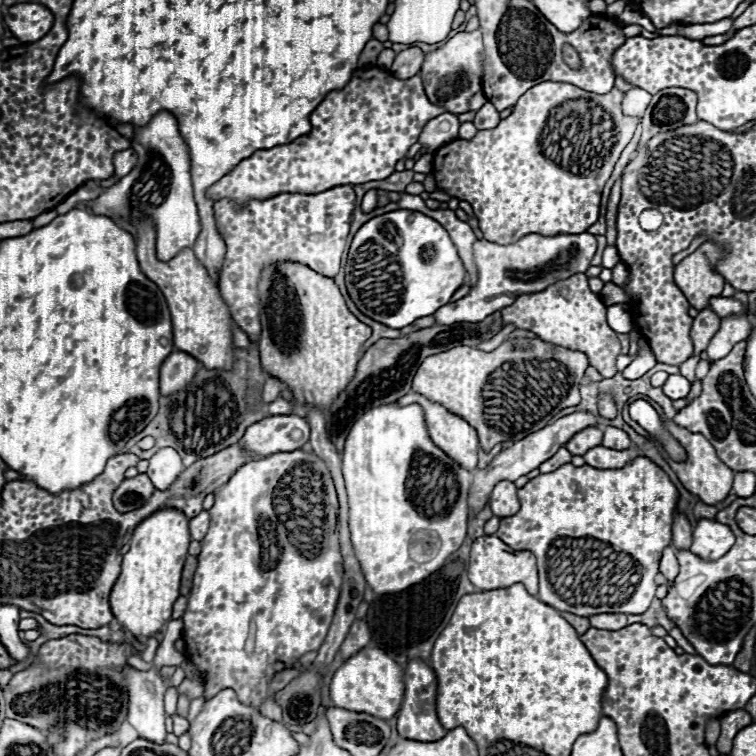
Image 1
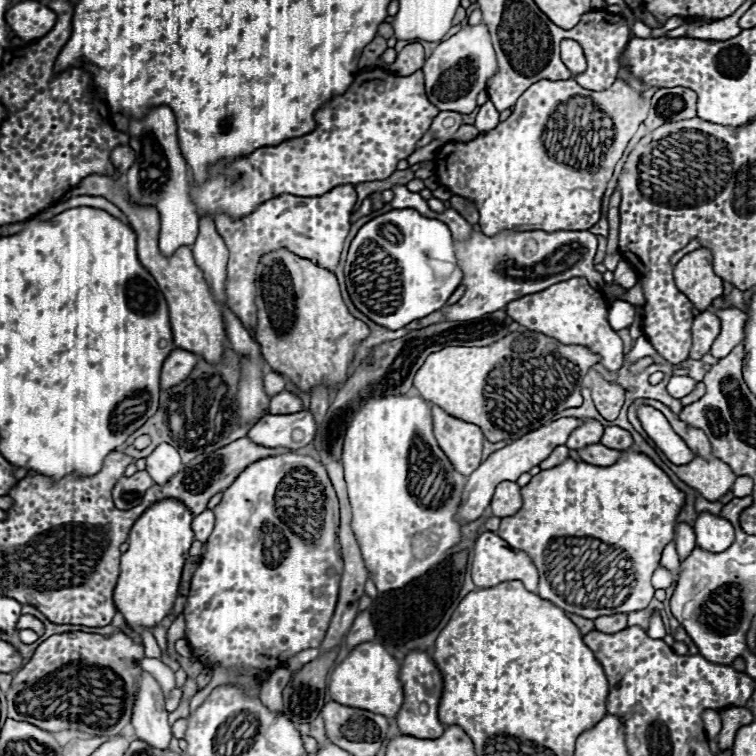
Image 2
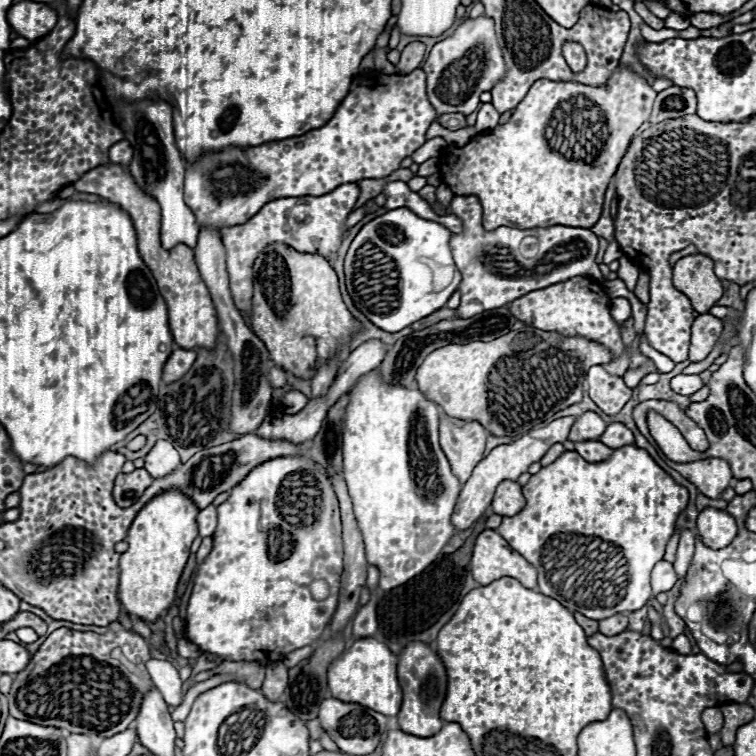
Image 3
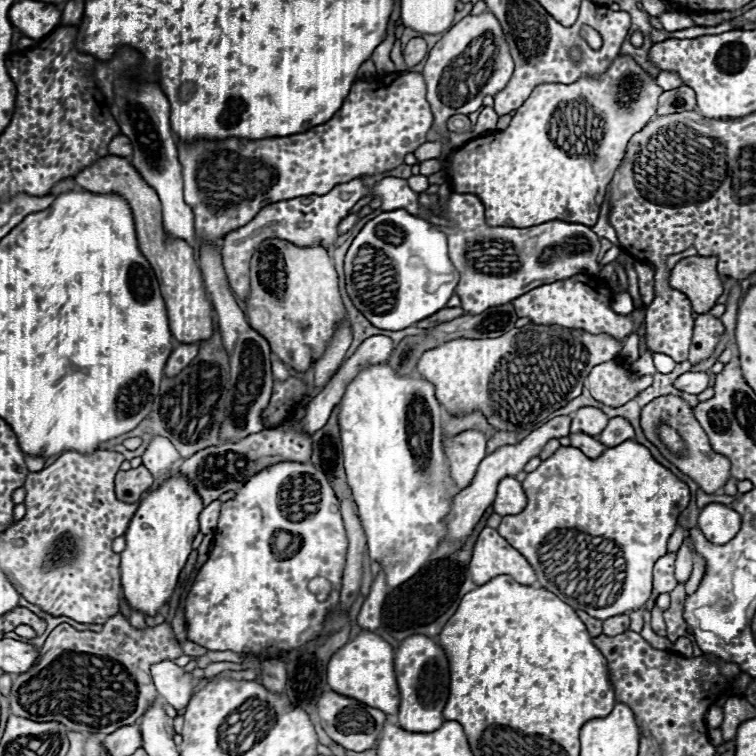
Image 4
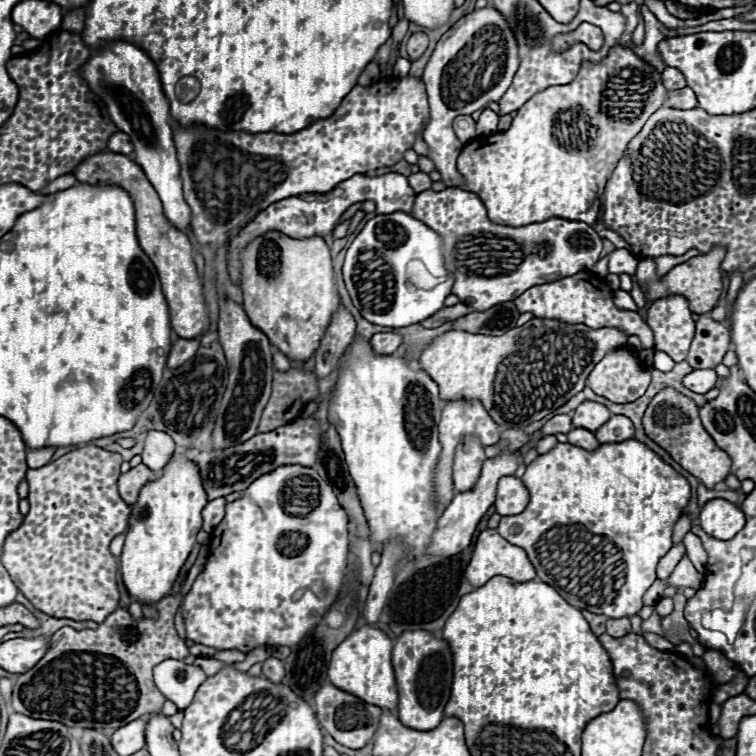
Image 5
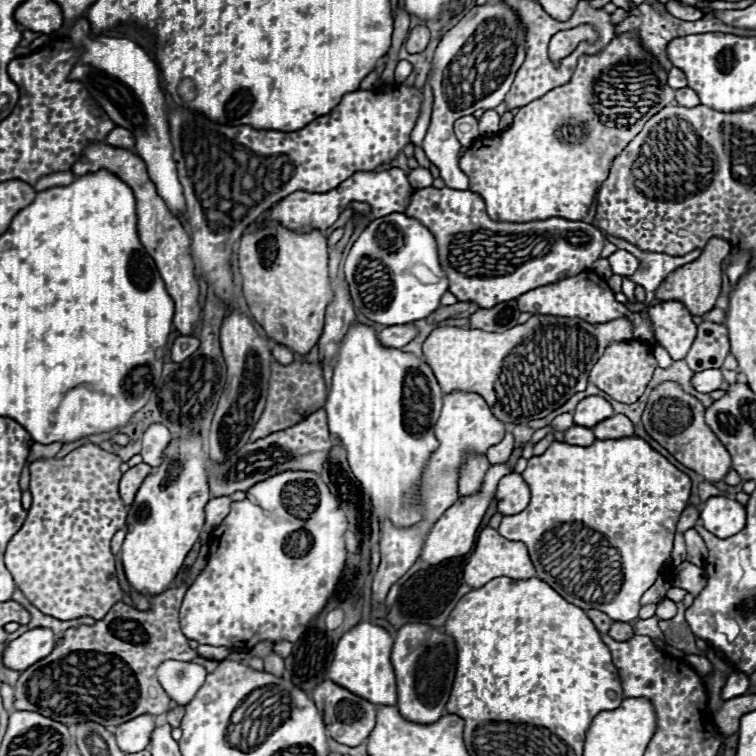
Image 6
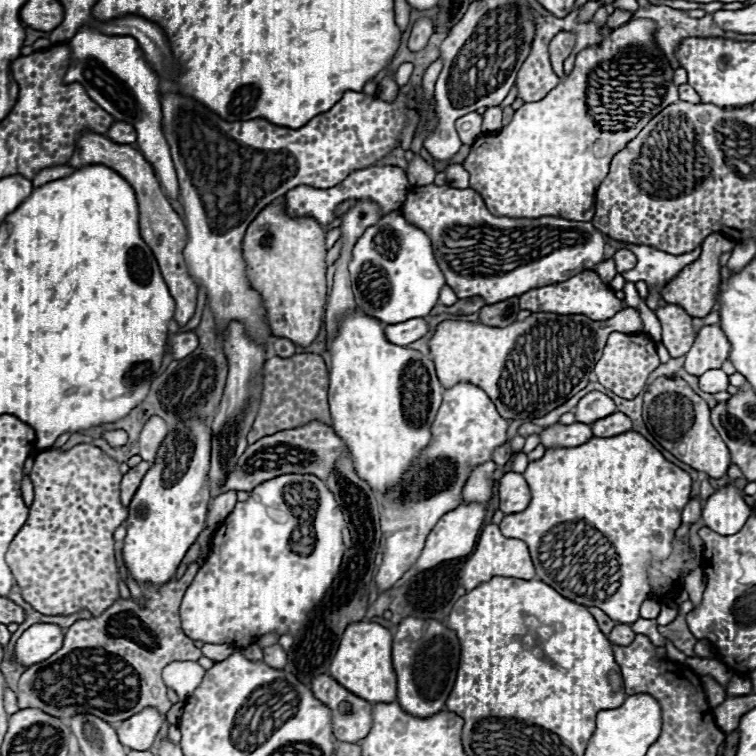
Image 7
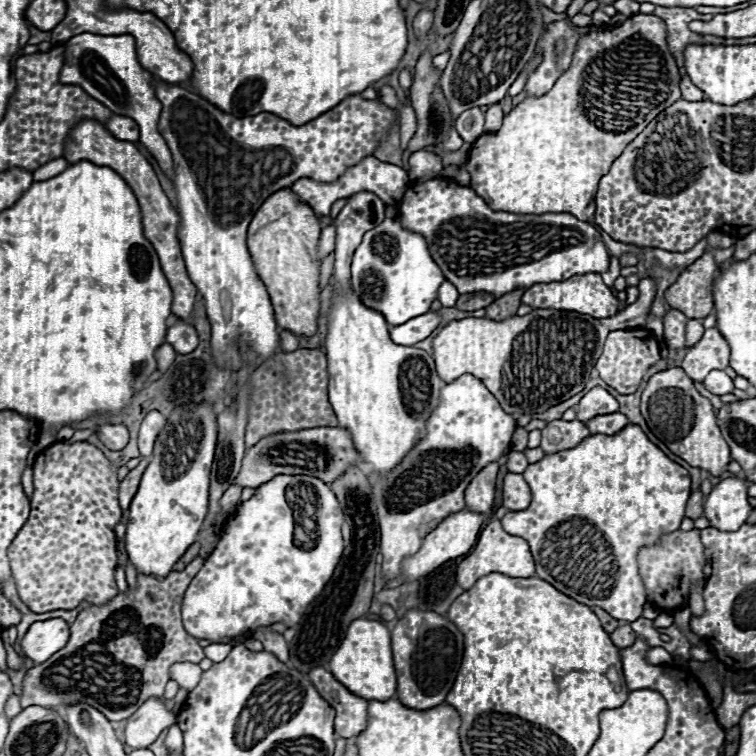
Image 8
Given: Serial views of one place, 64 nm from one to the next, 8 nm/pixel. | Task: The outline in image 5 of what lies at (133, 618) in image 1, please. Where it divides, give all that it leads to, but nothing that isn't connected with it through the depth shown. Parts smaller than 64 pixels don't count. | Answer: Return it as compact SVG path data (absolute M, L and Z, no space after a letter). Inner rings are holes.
M192 450L174 452L170 462L162 468L162 474L140 490L138 502L132 506L132 514L130 514L128 530L126 530L126 542L124 542L124 550L120 556L122 558L122 580L130 596L134 596L136 600L144 604L154 604L166 594L170 594L178 572L184 566L196 542L196 534L202 530L202 508L208 502L208 498L206 498L206 492L200 480L200 470L196 468L196 464L192 464L192 458L188 458L188 452Z

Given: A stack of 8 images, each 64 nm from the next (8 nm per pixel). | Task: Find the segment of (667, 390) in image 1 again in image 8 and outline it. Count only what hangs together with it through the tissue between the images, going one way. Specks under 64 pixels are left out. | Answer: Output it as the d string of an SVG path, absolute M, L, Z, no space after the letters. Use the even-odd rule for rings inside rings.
M712 370L706 380L704 380L704 386L716 394L716 396L724 396L724 394L732 394L734 392L734 382L726 376L726 372L722 370Z

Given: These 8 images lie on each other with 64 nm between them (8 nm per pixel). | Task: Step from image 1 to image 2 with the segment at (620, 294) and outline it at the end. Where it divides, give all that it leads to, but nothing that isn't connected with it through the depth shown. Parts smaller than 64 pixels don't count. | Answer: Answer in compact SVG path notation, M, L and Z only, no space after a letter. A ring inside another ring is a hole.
M639 283L630 288L624 296L620 296L620 300L626 300L630 304L636 304L636 306L644 306L646 304L646 298L644 298L644 292L642 292L642 286Z

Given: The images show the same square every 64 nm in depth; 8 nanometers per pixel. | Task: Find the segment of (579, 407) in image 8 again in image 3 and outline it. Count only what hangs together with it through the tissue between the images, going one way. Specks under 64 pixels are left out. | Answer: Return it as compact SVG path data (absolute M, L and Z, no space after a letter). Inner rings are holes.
M584 412L576 418L568 440L572 440L572 442L576 442L576 440L598 440L600 432L604 432L604 428L606 428L606 422L602 420L600 414Z

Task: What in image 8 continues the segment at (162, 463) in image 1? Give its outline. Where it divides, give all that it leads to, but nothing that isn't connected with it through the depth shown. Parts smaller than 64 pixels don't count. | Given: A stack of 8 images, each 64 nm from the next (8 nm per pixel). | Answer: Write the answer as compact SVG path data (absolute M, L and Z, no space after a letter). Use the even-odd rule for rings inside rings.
M152 410L144 416L142 424L140 424L140 432L138 432L138 446L140 446L140 454L142 456L150 456L152 454L152 446L154 446L154 440L156 436L160 434L160 430L164 428L166 424L166 418Z

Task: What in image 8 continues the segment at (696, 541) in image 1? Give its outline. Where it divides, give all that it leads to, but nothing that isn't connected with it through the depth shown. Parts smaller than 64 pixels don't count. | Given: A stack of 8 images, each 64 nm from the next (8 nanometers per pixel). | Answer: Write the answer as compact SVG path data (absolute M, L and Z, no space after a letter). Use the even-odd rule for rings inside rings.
M742 472L714 486L704 502L704 516L710 520L712 528L732 532L746 522L752 510L748 504L748 486L750 480Z

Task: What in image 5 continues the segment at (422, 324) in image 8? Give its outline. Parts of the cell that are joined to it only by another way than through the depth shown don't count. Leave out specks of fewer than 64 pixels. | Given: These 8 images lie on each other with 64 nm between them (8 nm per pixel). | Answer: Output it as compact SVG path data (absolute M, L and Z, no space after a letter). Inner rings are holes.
M380 332L380 334L374 334L370 342L378 354L394 354L398 346L404 342L404 338L398 332Z

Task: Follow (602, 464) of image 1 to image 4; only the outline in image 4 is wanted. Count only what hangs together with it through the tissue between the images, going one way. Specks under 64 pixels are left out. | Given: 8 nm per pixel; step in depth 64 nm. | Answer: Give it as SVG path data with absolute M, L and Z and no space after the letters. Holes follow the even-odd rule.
M582 432L570 434L570 442L572 442L574 448L580 448L580 450L582 450L586 456L590 456L590 458L600 456L600 454L606 450L606 446L600 444L594 436L588 436L588 434L582 434Z

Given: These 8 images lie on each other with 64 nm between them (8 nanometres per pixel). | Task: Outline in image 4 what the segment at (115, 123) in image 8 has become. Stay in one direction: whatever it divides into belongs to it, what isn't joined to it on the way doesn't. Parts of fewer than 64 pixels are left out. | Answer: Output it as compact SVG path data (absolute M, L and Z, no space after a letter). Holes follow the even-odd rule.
M118 134L110 140L108 144L108 152L114 154L114 156L122 156L122 158L128 158L132 154L132 146L130 146L130 140L124 136L124 134Z

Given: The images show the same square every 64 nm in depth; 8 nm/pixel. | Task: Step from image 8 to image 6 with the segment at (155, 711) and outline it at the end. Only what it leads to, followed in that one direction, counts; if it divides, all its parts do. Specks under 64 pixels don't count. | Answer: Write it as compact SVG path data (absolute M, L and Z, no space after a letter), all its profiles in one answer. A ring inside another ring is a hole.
M144 714L136 716L136 720L128 720L128 724L120 724L120 728L114 730L114 736L120 750L132 754L148 748L154 728L156 728L156 716Z

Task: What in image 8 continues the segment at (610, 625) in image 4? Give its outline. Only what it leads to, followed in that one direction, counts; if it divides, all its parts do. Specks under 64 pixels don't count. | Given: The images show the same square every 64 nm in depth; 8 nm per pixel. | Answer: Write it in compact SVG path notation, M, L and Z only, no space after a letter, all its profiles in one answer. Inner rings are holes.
M628 624L626 626L618 626L610 636L612 636L612 642L618 648L630 648L634 644L634 640L636 640L636 634Z

